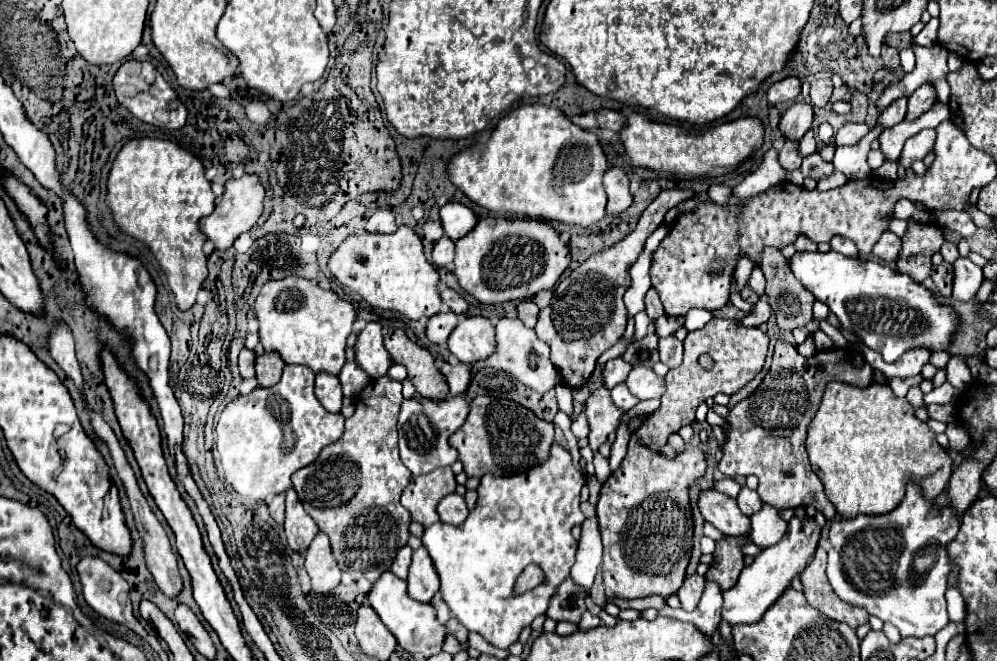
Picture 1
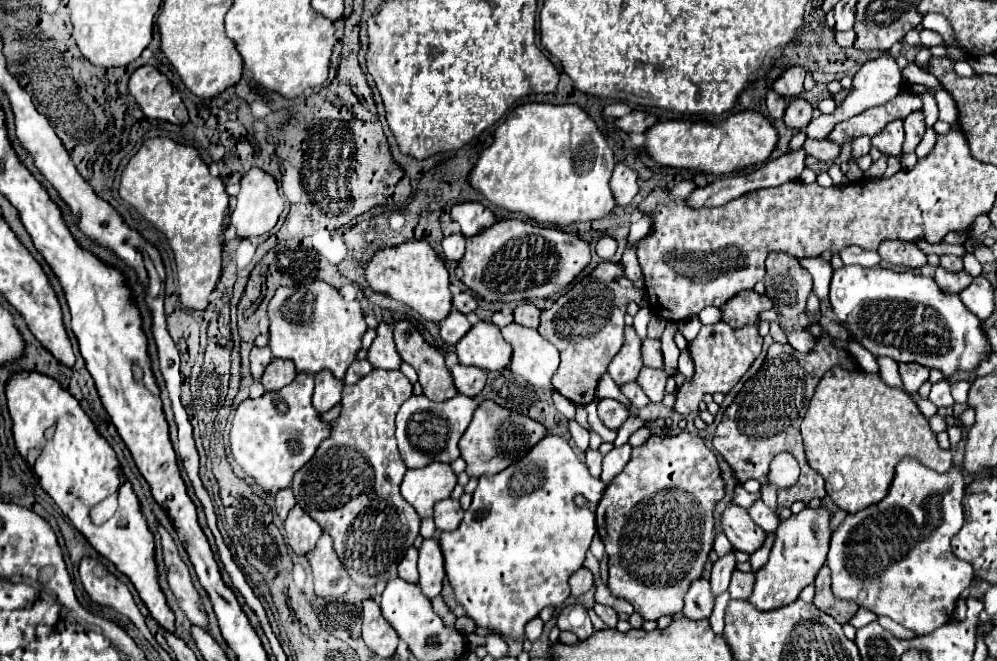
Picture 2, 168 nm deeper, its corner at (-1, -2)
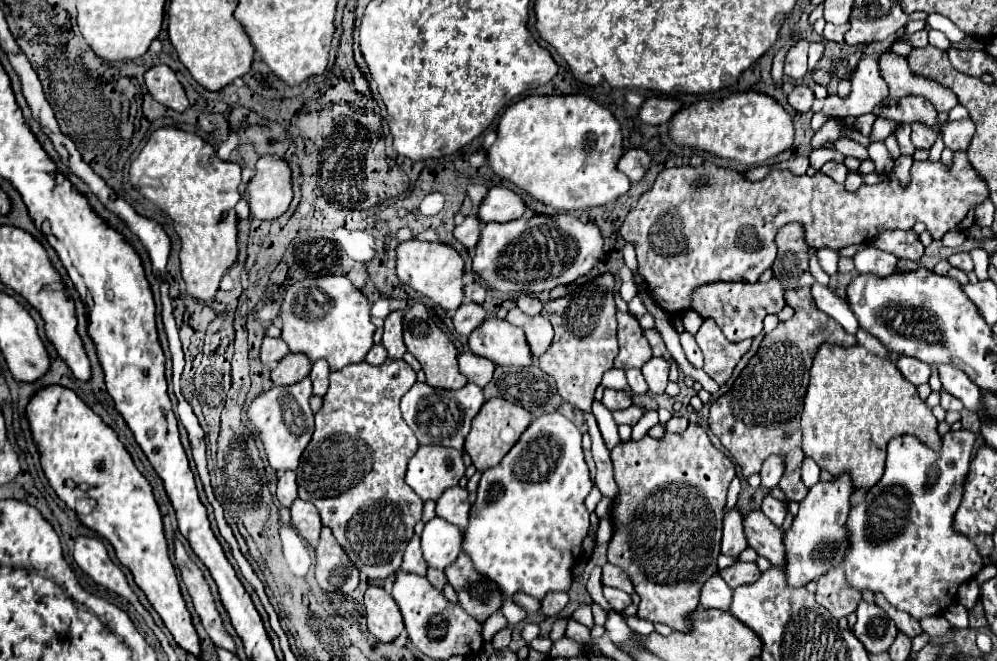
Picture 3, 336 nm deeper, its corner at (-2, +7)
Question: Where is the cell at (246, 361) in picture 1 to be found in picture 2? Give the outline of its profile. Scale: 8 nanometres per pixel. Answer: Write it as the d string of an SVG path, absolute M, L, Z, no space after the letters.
M252 348L250 350L250 372L252 372L252 378L254 380L260 380L262 372L264 372L264 366L272 360L272 352L270 348Z

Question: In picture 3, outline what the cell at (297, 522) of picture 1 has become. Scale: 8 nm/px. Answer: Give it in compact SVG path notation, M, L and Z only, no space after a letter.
M295 499L295 503L291 505L291 521L299 535L305 537L311 547L317 547L319 531L323 527L317 507L313 503L305 503L303 499Z

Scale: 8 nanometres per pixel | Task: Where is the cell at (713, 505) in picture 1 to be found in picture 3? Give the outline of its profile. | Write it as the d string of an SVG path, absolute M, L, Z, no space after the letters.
M751 511L745 515L745 535L749 547L753 547L761 557L769 559L775 567L785 563L783 531L775 527L761 511Z

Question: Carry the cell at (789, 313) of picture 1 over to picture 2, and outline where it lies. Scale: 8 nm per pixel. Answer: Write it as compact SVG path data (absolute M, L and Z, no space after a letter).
M772 252L766 258L766 296L782 320L798 320L806 310L806 300L812 292L812 278L798 264L798 258L782 252Z

